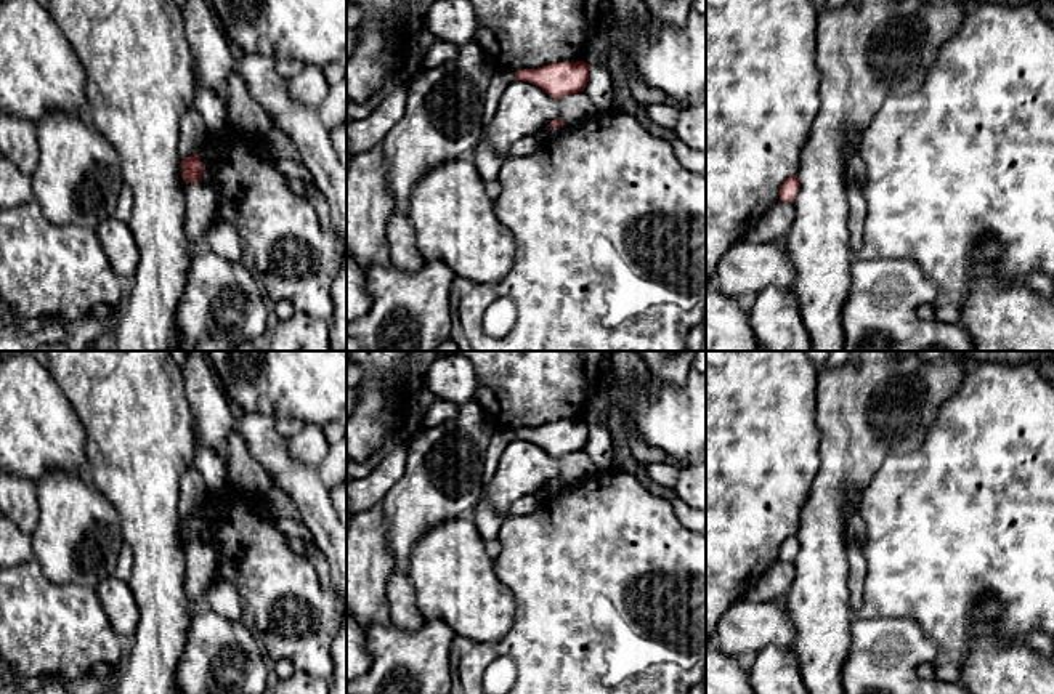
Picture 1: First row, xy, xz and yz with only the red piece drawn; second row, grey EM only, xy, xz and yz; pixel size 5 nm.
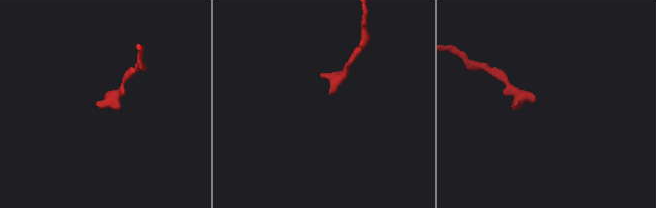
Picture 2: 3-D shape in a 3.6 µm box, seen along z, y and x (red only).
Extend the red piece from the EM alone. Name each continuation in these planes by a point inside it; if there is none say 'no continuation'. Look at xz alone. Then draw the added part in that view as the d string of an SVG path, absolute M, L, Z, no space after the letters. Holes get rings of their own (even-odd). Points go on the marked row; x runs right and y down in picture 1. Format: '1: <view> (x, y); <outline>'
no continuation

